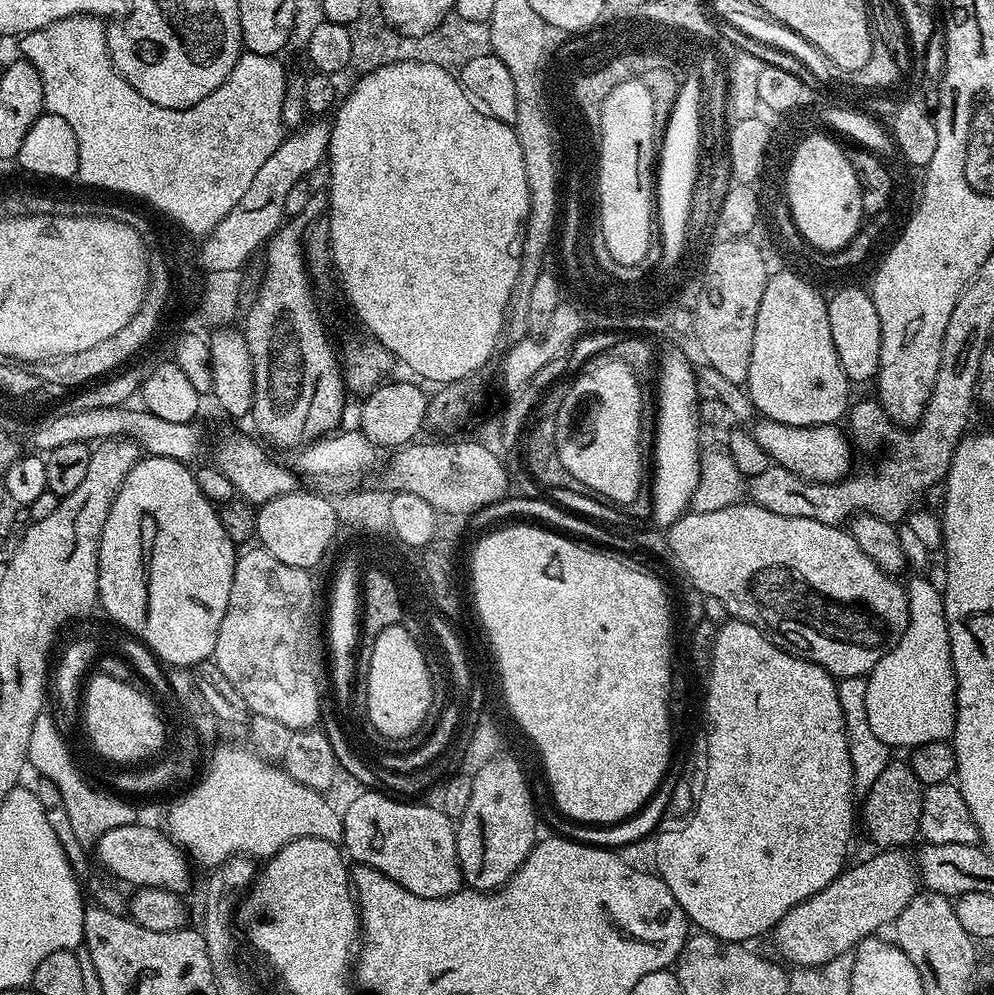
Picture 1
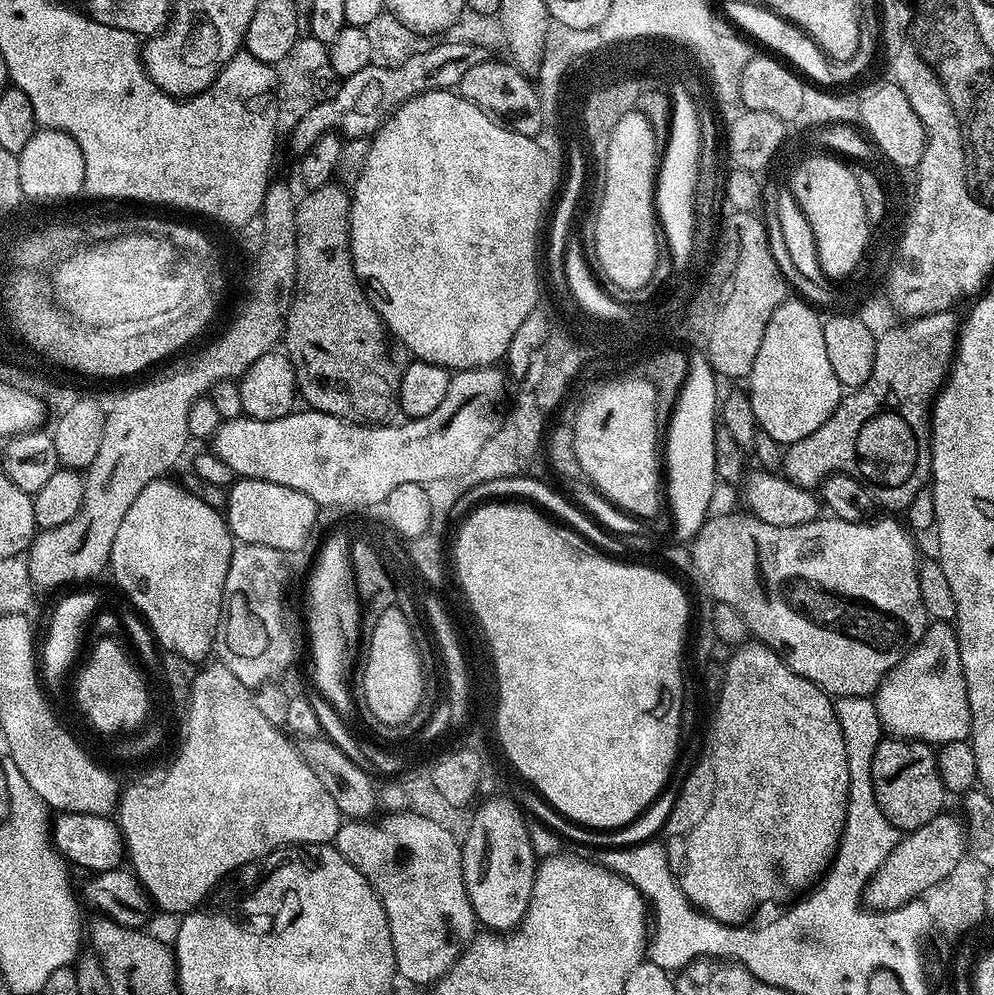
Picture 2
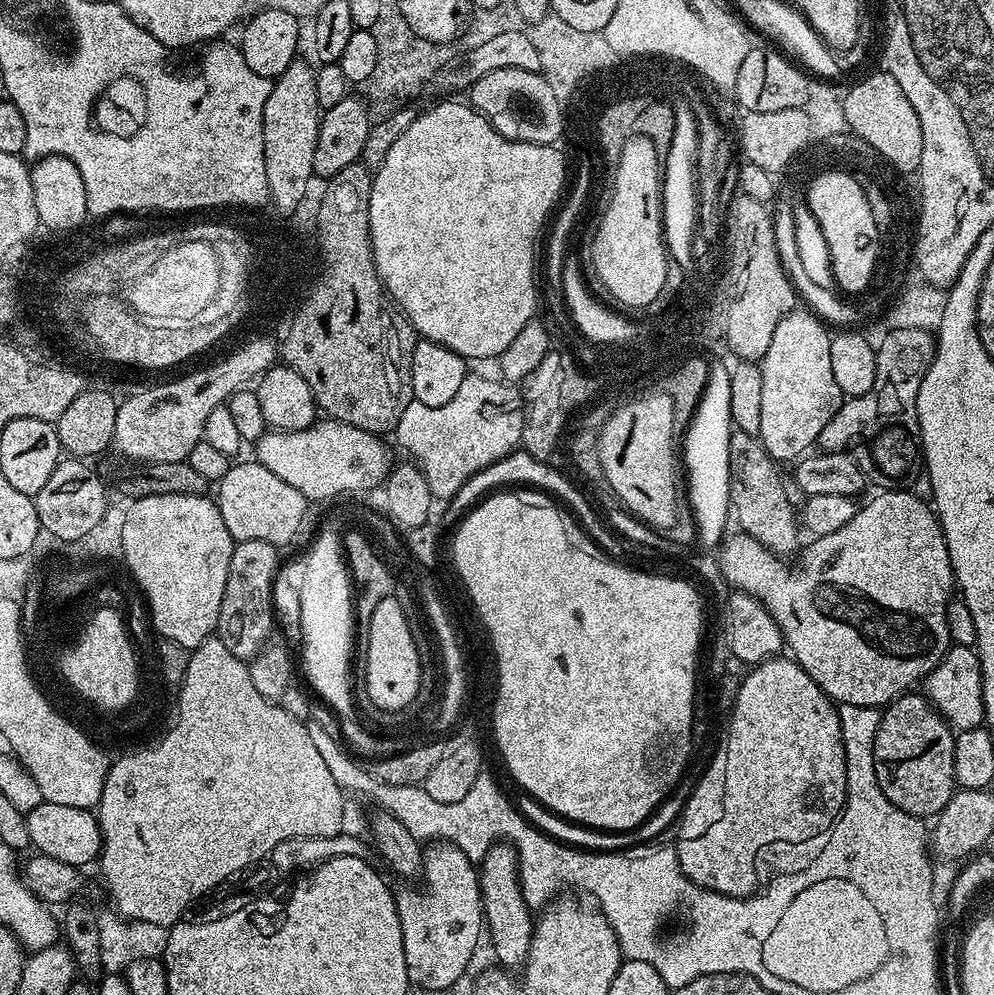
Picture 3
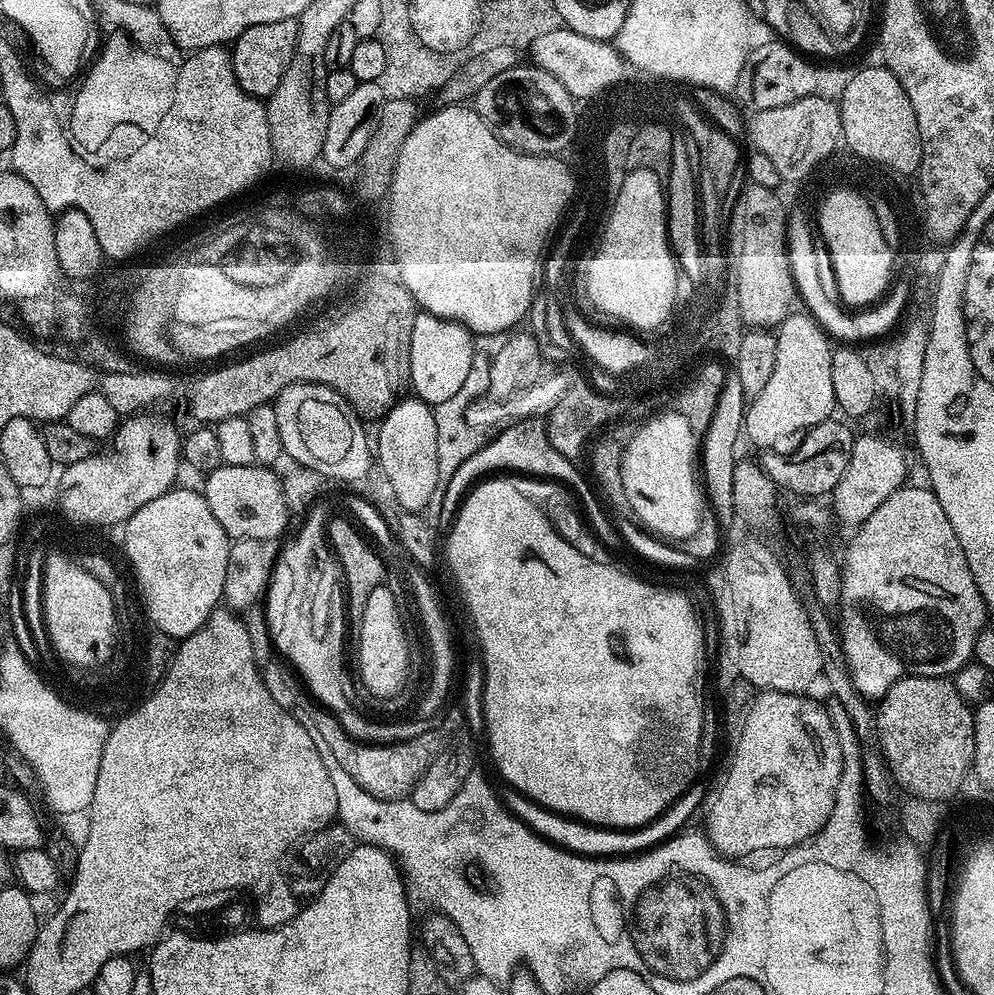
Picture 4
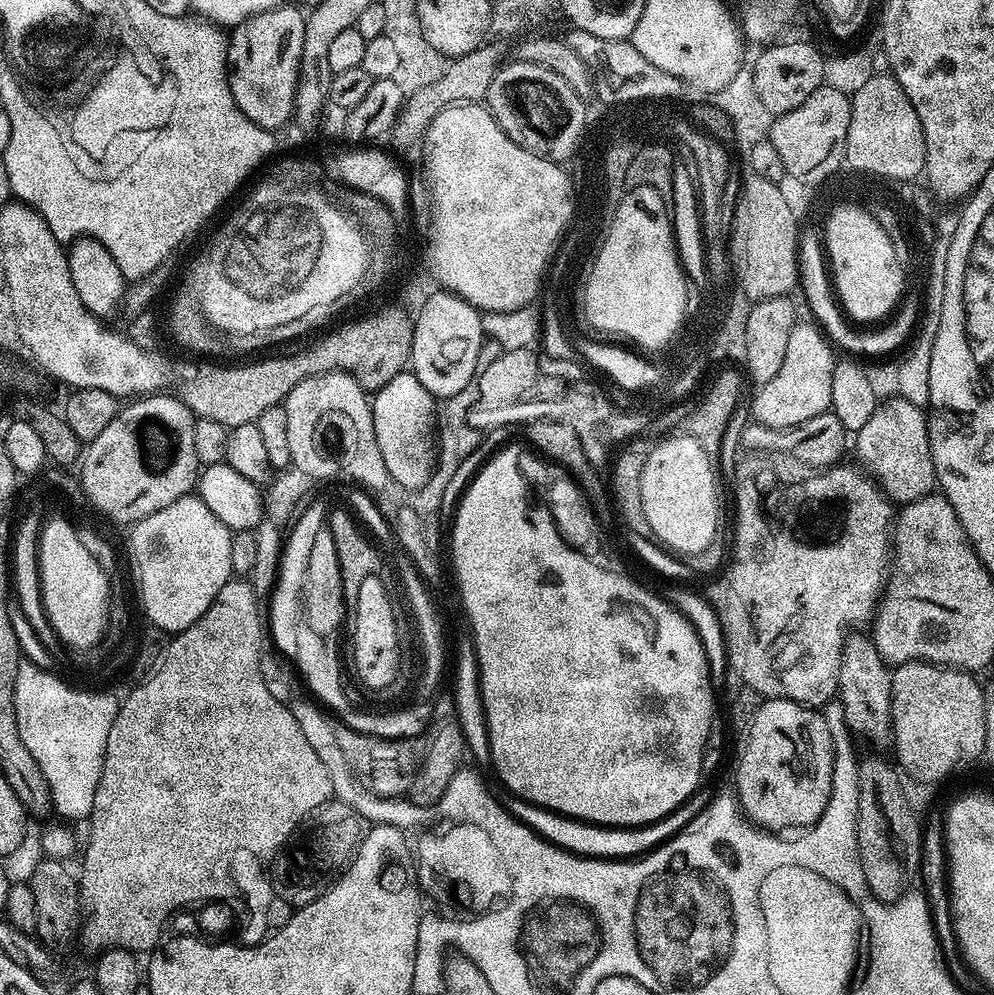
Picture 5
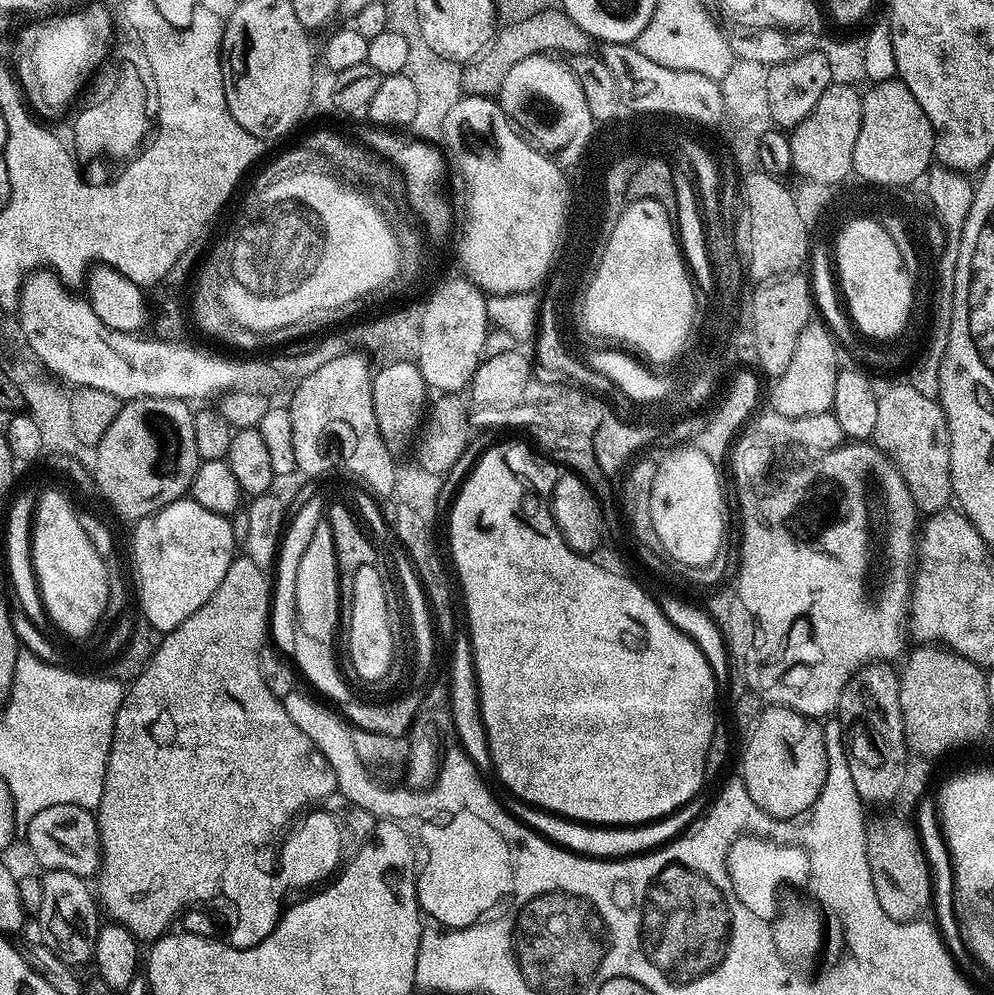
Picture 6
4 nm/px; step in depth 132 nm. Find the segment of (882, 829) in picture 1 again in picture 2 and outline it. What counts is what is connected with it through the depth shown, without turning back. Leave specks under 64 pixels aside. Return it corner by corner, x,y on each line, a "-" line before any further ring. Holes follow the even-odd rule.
893,738
881,739
878,750
874,754
872,767
874,782
874,798
896,831
907,834
926,826
935,816
945,811
946,793
944,783
938,774
936,753
933,745
918,740
901,740

